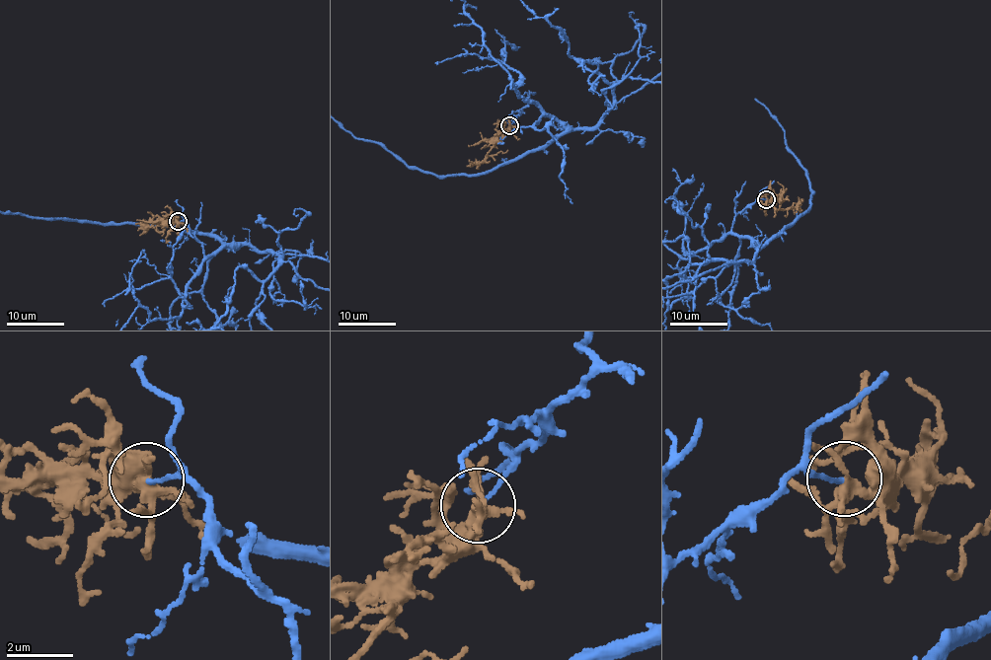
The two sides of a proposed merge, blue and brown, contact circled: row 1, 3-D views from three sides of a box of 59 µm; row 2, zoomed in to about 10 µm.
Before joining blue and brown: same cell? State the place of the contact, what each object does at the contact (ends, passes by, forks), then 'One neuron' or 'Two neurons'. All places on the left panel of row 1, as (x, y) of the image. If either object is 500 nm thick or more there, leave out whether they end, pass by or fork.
Place: (178, 221). At the ring blue ends. At the ring brown forks. Two neurons

